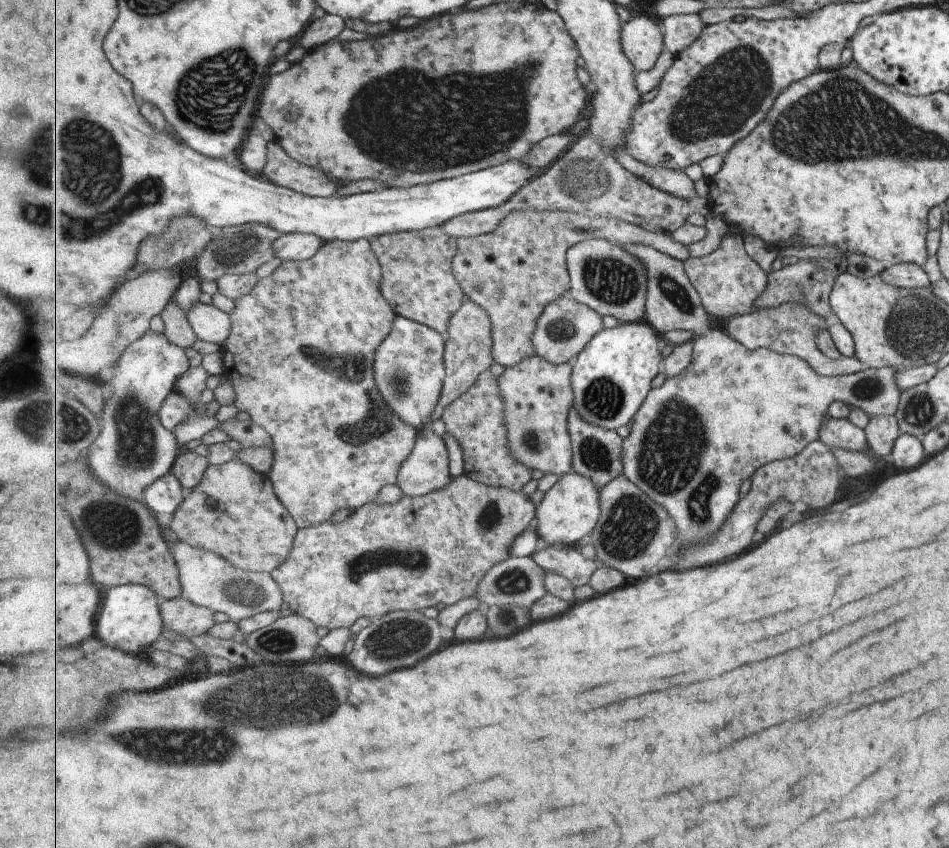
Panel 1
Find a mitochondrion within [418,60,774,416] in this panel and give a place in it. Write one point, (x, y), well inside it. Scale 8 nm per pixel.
(584, 181)

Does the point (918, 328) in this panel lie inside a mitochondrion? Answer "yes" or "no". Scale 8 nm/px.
yes

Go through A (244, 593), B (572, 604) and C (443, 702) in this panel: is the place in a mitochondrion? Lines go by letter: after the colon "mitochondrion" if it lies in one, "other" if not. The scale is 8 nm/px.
A: mitochondrion
B: other
C: other

